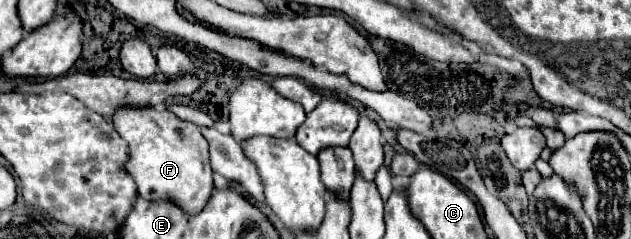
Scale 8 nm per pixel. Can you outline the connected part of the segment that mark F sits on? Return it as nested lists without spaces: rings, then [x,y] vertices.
[[[150,107],[118,109],[112,123],[130,147],[128,171],[138,183],[140,197],[148,201],[172,197],[172,203],[186,215],[196,215],[204,209],[214,189],[214,177],[208,161],[208,141],[204,141],[198,125],[182,121],[172,111],[156,111]]]

